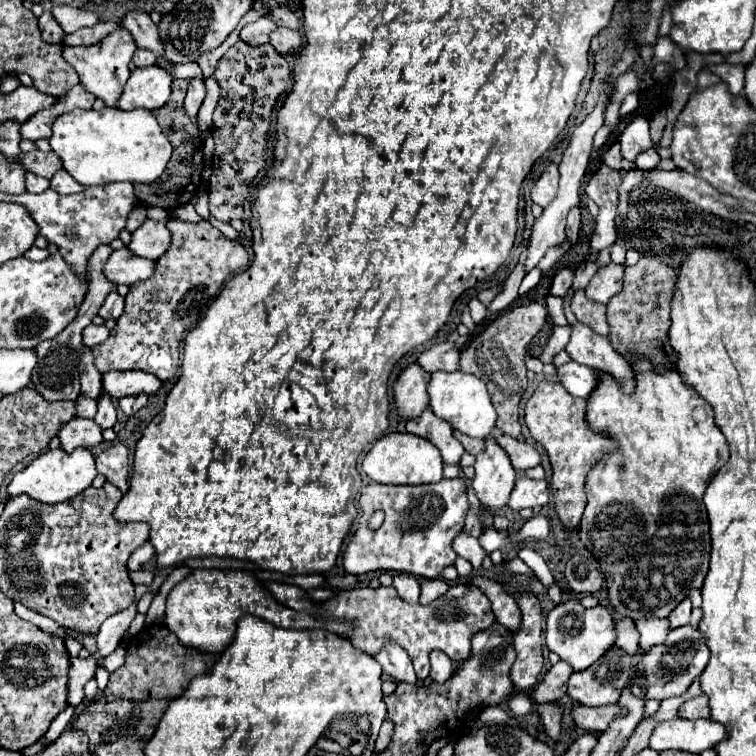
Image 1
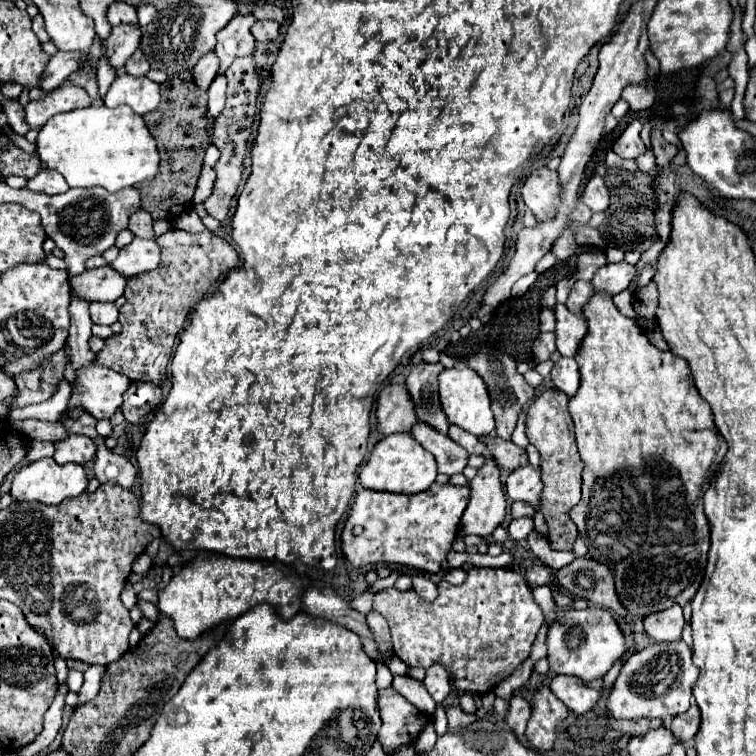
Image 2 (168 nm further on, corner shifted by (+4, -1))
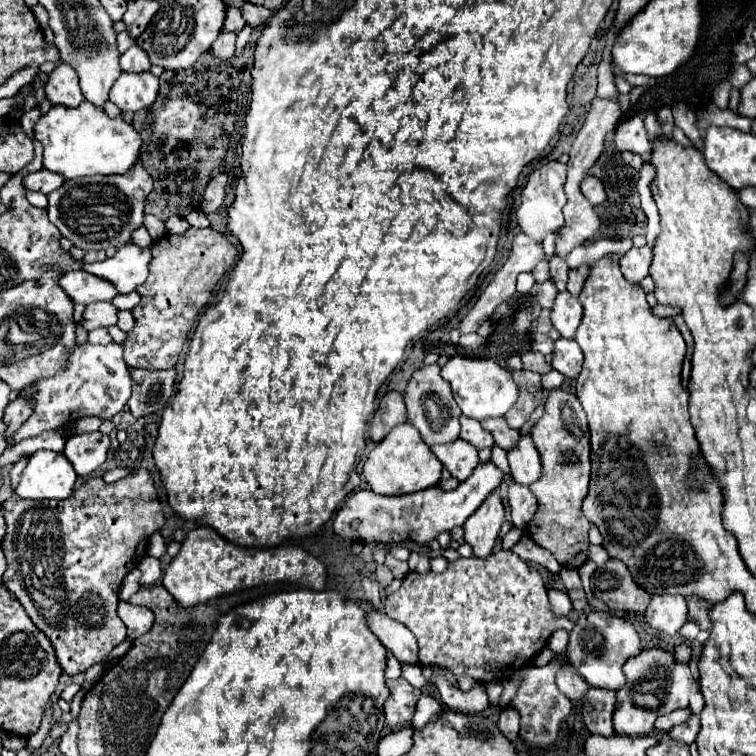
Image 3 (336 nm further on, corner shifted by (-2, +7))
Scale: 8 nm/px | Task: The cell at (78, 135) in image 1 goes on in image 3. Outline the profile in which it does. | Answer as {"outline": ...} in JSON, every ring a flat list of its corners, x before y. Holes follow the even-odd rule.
{"outline":[[82,101,78,107,50,107,34,125,34,139,44,147,42,165,64,177,64,181,84,175,118,175,126,173,140,157,142,139,126,117,110,119,92,103]]}

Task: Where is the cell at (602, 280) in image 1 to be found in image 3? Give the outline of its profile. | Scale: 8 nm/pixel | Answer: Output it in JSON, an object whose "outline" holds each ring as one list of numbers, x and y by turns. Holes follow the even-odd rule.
{"outline":[[644,245,644,247,632,247,632,249,620,259,622,275,624,275,630,283,640,283,644,277,648,277,650,259,652,259,652,249,650,249,648,245]]}

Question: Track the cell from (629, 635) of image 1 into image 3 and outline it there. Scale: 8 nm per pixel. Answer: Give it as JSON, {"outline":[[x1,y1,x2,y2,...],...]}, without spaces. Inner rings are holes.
{"outline":[[588,689,582,705,582,715,588,731,594,731,594,735,604,735,604,737,614,735,612,727,614,703,616,703,616,693]]}

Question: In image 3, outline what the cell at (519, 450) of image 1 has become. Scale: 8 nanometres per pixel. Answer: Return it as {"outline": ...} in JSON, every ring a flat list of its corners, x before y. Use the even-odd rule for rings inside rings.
{"outline":[[504,417,484,419,484,421,482,421,482,427,492,433,494,443,496,443,498,447,502,447,504,451,508,451,510,447,514,447,514,443,520,439,520,431,508,427,508,423,506,423]]}

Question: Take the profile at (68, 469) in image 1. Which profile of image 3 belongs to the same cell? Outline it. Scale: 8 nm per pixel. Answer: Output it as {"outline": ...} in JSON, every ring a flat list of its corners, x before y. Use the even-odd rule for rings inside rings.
{"outline":[[36,451,30,455,14,493,22,499,66,499,76,481,78,475,62,453]]}

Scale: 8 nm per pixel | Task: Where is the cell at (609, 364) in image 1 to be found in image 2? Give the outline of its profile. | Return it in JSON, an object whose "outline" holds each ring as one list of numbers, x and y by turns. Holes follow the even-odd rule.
{"outline":[[556,303,556,347,564,357,576,357,580,343,586,335,586,321,582,317,572,315,566,305]]}

